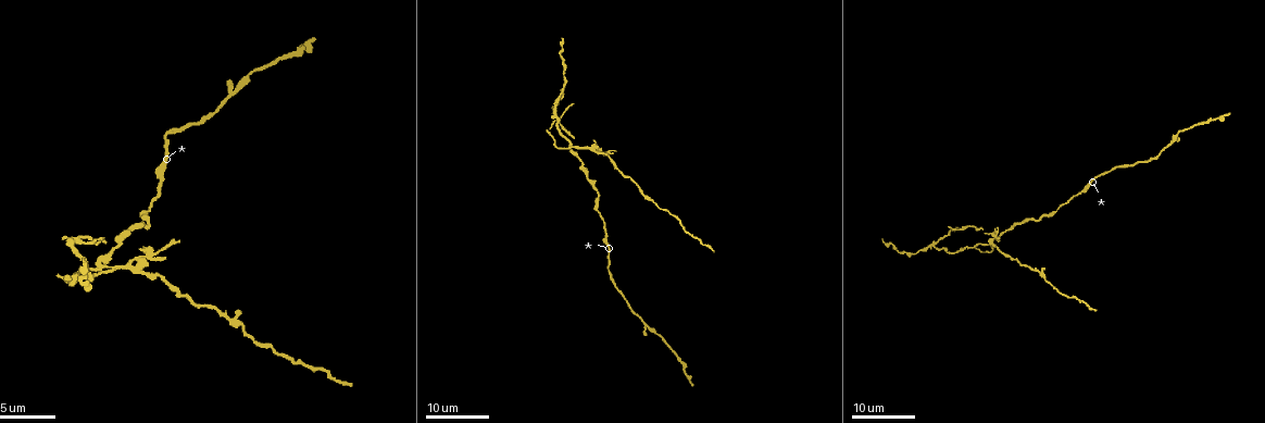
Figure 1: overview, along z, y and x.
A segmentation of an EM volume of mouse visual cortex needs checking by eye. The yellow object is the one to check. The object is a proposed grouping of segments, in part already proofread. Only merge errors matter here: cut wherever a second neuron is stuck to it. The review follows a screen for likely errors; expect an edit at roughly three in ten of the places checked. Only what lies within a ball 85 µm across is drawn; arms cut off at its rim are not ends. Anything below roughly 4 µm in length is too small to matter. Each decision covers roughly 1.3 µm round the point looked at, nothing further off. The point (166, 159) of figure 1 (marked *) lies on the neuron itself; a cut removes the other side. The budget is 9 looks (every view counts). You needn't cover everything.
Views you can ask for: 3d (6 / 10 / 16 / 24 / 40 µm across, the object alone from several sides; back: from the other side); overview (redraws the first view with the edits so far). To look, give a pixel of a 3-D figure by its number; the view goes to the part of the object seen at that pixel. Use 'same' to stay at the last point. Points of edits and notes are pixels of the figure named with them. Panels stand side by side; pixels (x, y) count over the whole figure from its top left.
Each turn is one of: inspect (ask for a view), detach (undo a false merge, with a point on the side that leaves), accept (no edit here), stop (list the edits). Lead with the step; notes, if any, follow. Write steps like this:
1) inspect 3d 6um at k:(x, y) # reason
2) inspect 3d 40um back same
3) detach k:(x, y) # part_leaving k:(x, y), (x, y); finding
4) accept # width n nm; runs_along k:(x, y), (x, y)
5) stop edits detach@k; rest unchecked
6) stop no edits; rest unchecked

inspect 3d 24um at 1:(569, 146)

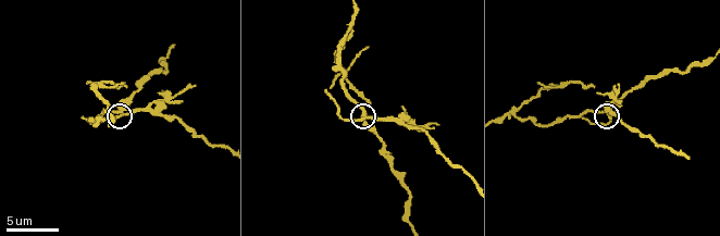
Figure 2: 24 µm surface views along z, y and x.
inspect 3d 10um at 2:(121, 109) # closer look

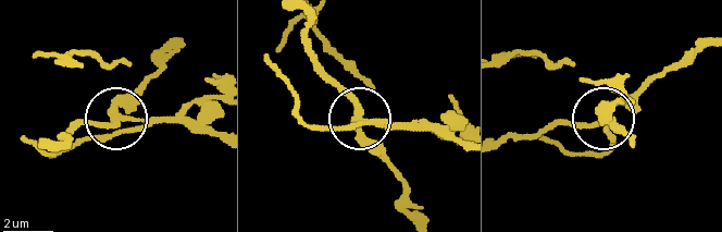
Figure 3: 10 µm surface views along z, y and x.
detach 3:(154, 123) # side_arm 22 um; part_leaving 3:(117, 114), (196, 121), (215, 132); two neurons meet here

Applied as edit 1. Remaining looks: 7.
inspect overview

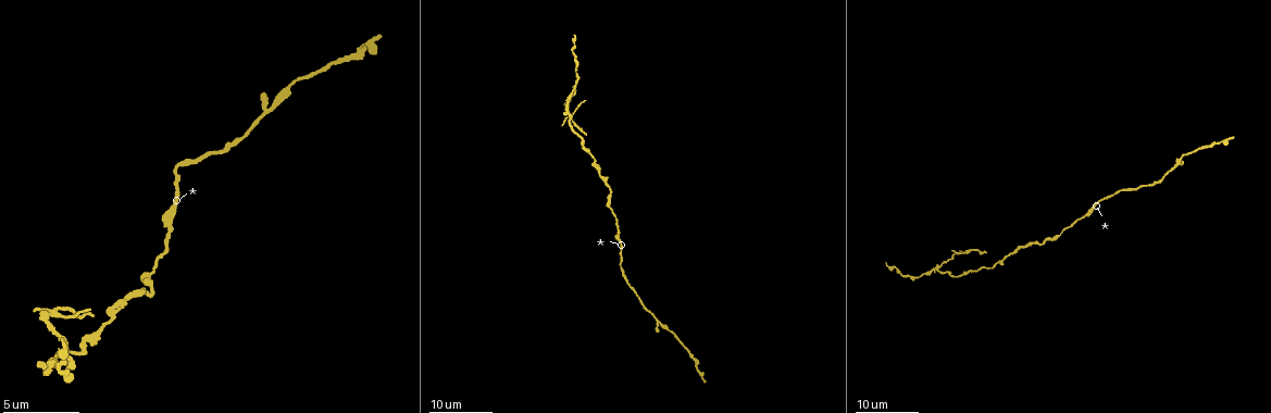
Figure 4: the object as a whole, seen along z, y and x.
inspect 3d 24um at 4:(1172, 170) # three arms meet

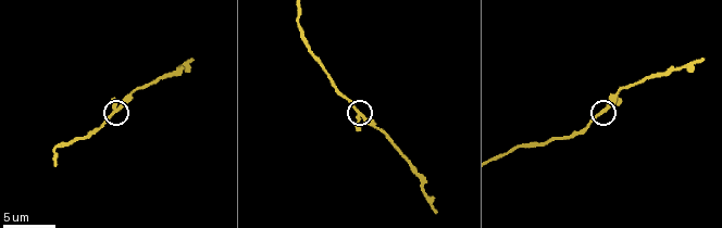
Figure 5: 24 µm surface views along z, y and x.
inspect 3d 6um at 5:(605, 108)

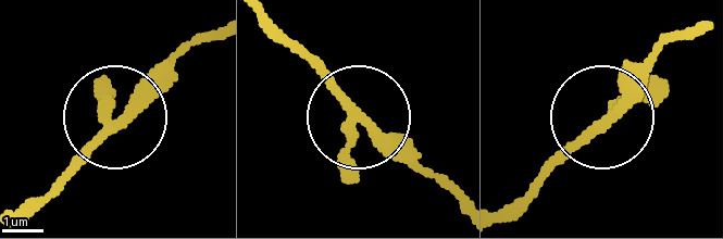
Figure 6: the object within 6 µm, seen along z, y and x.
accept # arms 3; runs_along 6:(502, 219), (655, 60); one neuron here

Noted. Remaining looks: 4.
inspect 3d 10um at 5:(407, 159) # thick turns thin

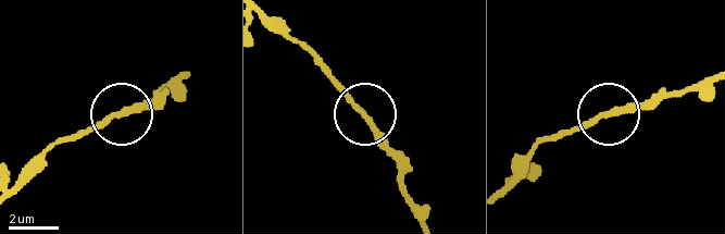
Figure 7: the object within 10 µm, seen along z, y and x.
inspect 3d 10um back at 7:(363, 113)

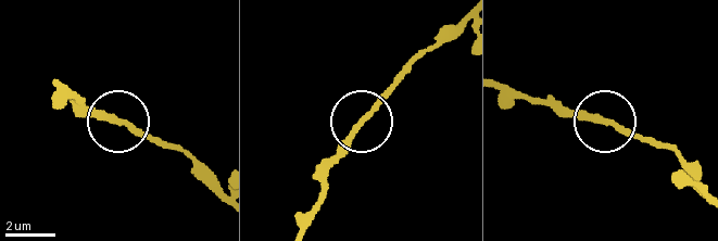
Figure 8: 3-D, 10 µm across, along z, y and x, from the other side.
accept # runs_along 8:(221, 190), (189, 159), (127, 123), (79, 115); continuous, no second neuron

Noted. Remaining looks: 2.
inspect 3d 10um at 2:(655, 74) # thick turns thin

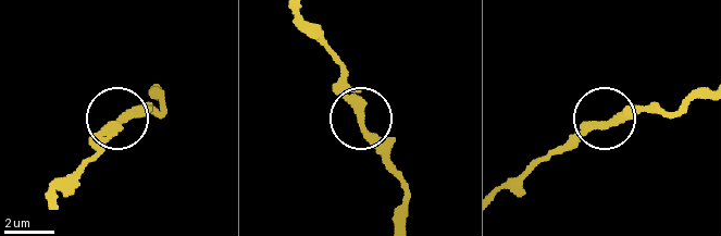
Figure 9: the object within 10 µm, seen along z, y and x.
inspect 3d 6um at 9:(360, 117)

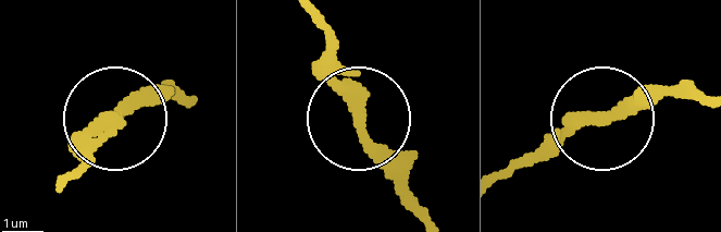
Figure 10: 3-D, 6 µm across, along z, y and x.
accept # one neuron here

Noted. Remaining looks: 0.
stop edits detach@3; rest unchecked

